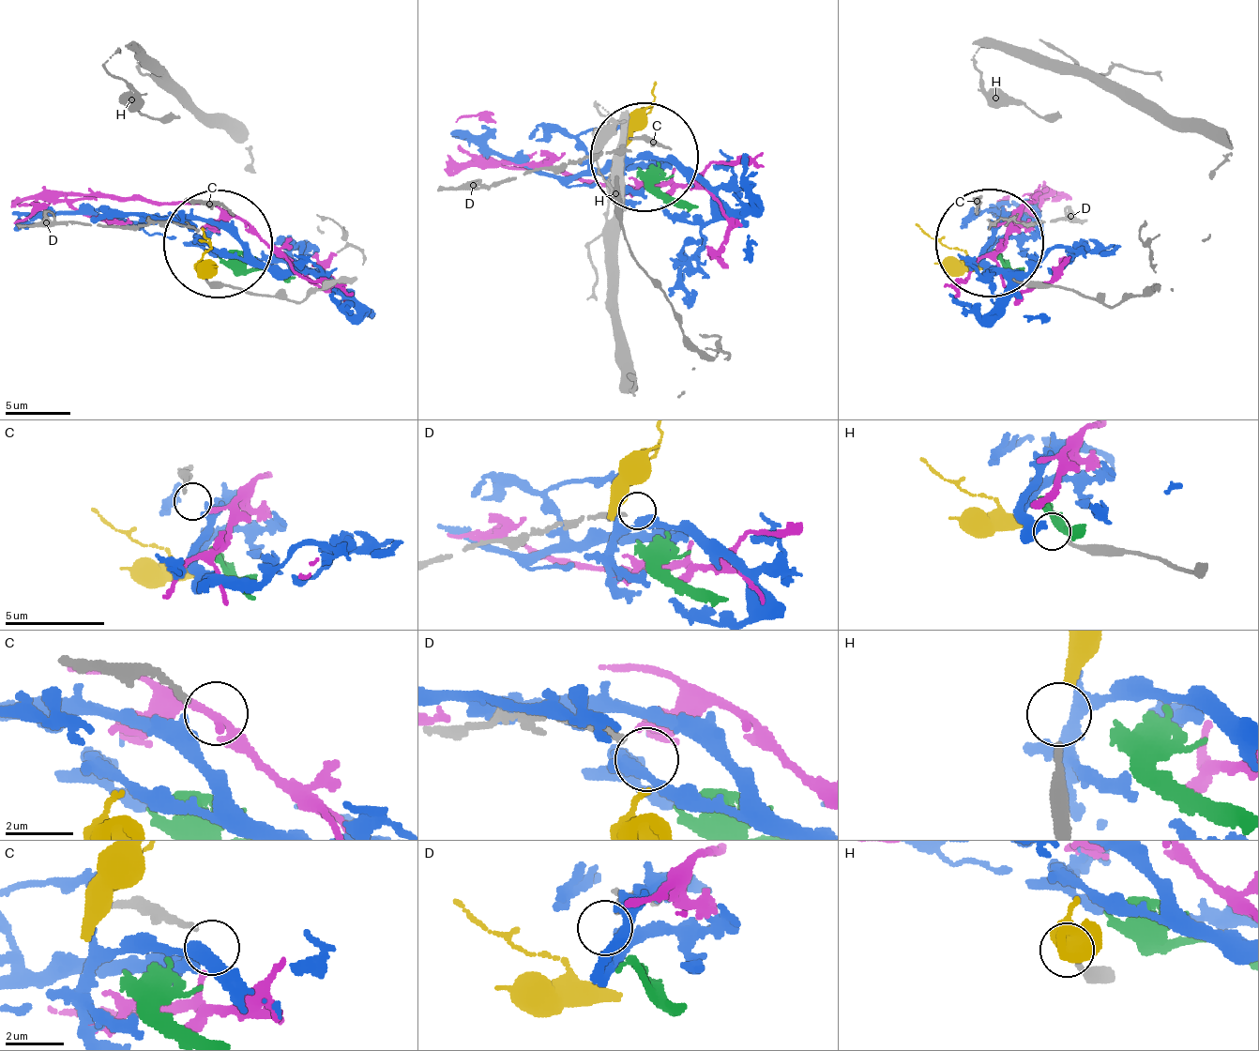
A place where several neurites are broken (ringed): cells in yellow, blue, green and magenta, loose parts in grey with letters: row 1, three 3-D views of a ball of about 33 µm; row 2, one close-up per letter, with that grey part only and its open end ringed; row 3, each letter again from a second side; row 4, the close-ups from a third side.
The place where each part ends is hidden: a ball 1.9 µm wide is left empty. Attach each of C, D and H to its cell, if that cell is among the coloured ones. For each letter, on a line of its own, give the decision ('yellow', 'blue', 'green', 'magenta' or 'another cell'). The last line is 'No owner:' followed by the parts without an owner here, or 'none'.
C: magenta
D: another cell
H: yellow
No owner: D

